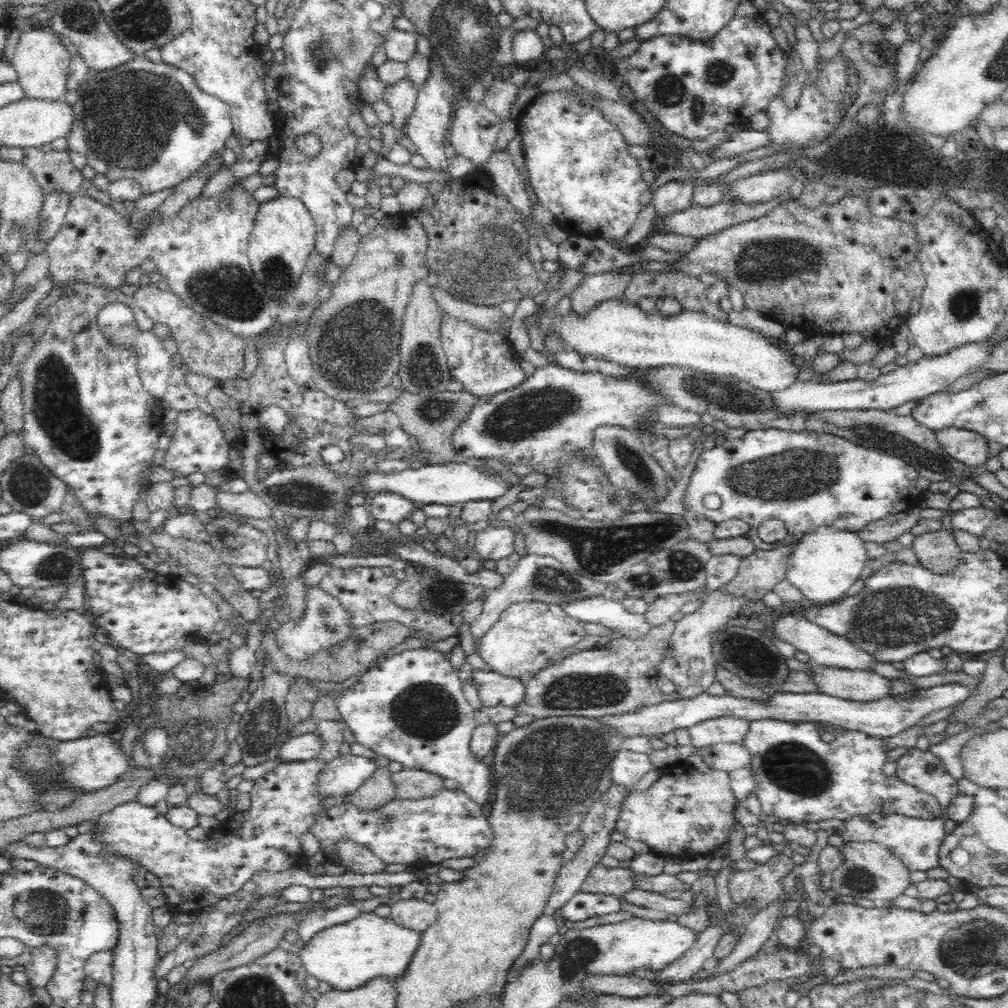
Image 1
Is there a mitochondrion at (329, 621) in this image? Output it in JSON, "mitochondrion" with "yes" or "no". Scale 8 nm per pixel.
{"mitochondrion":"yes"}

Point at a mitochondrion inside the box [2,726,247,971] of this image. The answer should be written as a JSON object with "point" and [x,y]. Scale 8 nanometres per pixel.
{"point":[44,911]}

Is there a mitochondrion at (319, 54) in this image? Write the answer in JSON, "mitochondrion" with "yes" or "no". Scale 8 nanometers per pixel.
{"mitochondrion":"yes"}

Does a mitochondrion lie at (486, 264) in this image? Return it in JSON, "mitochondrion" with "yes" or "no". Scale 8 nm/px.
{"mitochondrion":"yes"}

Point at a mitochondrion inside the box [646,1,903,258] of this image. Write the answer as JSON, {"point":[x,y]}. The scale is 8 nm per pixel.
{"point":[669,90]}

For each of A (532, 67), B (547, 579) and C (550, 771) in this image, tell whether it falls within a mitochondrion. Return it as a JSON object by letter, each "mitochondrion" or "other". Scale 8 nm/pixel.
{"A":"other","B":"mitochondrion","C":"mitochondrion"}

